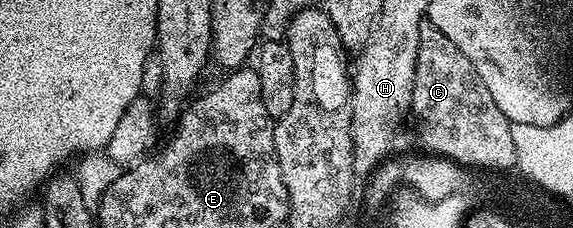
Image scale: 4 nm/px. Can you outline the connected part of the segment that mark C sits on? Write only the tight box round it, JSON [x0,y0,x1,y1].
[410,20,514,172]

